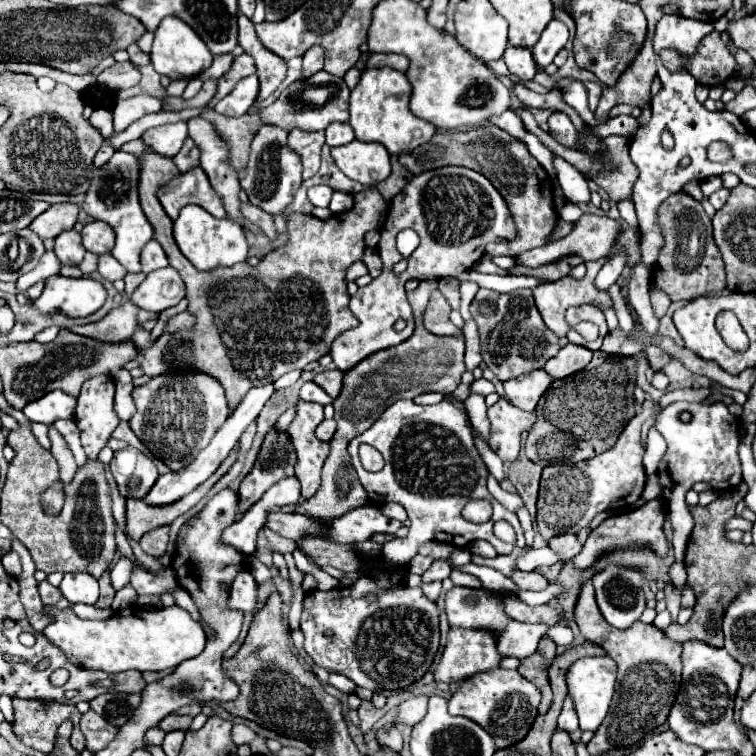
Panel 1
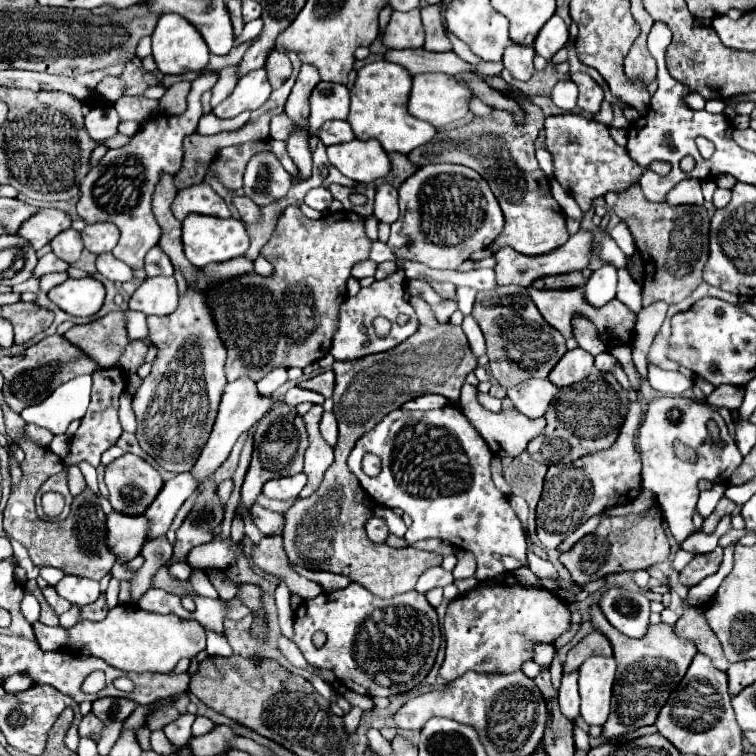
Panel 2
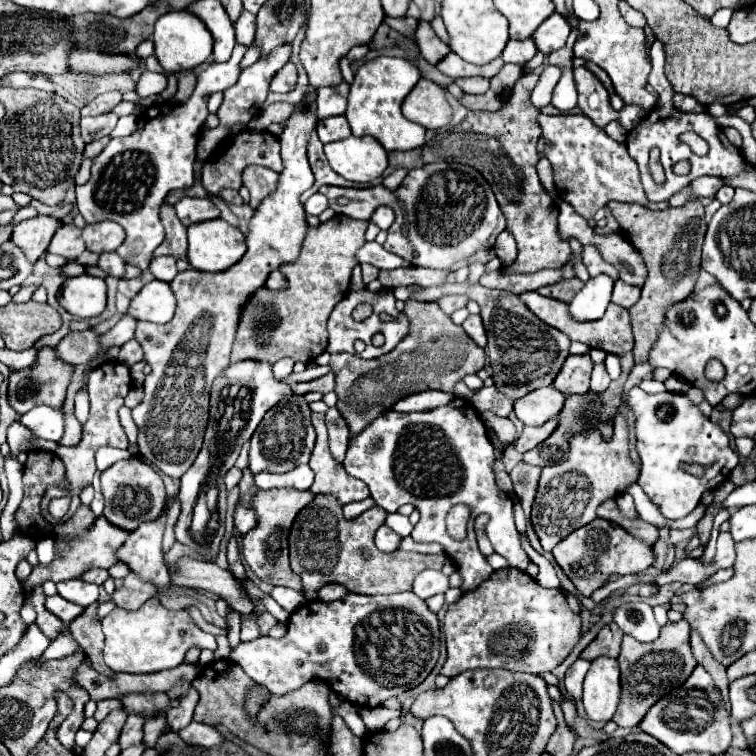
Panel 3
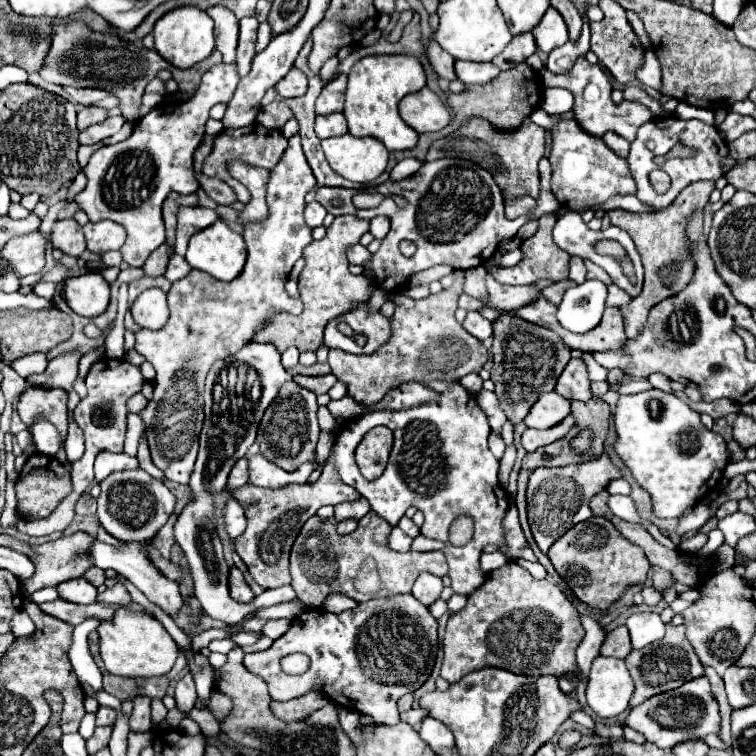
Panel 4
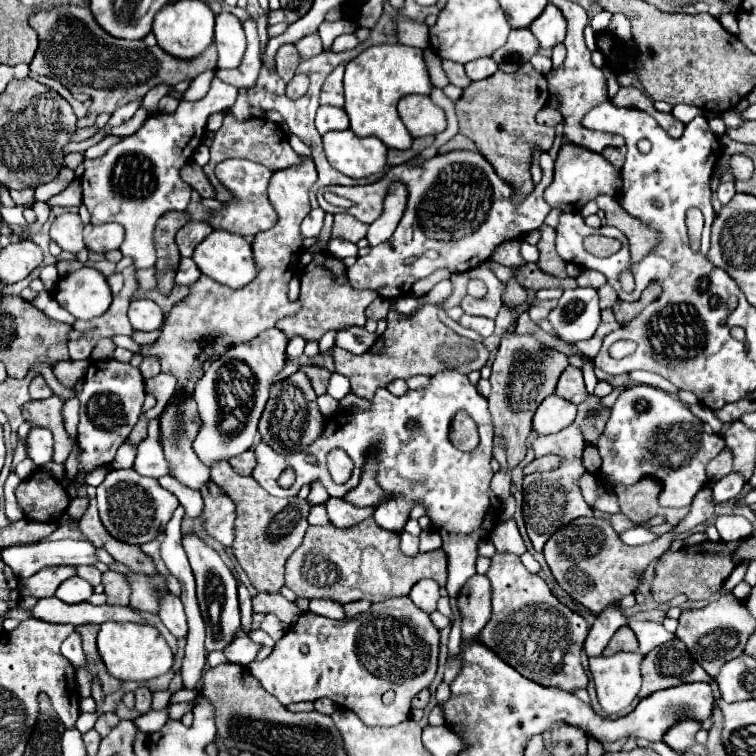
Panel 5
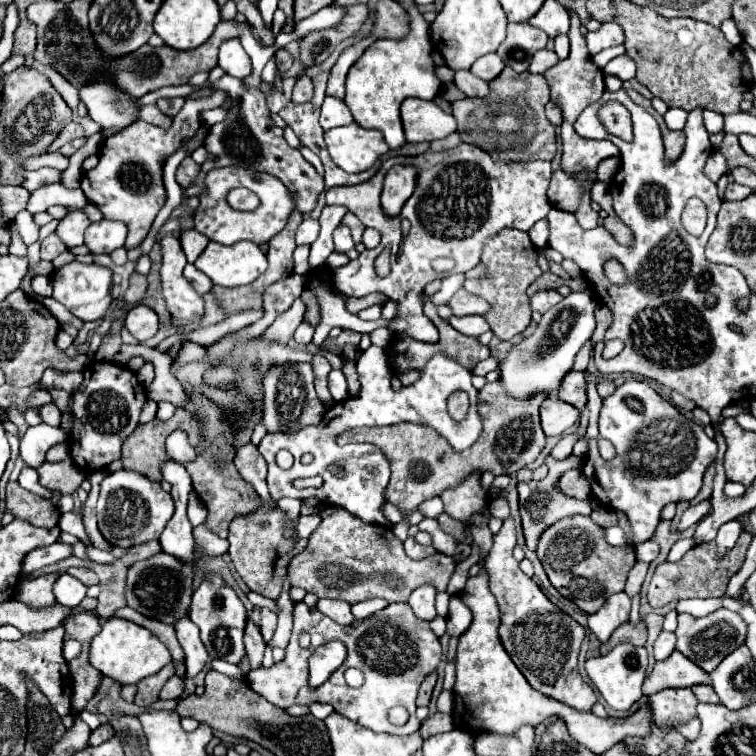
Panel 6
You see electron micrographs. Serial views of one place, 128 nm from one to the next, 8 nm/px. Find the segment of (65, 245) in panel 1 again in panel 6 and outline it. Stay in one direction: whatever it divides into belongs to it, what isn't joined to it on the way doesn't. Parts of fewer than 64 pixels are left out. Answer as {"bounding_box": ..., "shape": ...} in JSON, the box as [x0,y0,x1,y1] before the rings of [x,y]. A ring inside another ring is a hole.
{"bounding_box":[56,210,90,248],"shape":[[[72,210],[68,212],[60,224],[58,224],[58,230],[56,234],[60,236],[60,240],[72,248],[72,246],[80,246],[84,244],[84,230],[90,226],[90,220],[88,216],[82,212],[82,210]]]}

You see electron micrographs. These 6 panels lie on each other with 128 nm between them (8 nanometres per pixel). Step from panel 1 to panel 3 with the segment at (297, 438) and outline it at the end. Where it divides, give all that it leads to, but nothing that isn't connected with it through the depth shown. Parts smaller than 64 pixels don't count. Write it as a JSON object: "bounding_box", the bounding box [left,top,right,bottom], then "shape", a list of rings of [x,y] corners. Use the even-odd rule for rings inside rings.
{"bounding_box":[310,414,370,506],"shape":[[[312,414],[312,424],[316,428],[316,446],[312,452],[310,468],[316,474],[316,480],[312,484],[312,492],[322,492],[322,494],[332,494],[340,506],[346,506],[348,502],[358,502],[366,500],[370,496],[368,486],[362,484],[362,480],[350,478],[346,470],[334,462],[328,450],[328,432],[326,432],[326,420],[324,414]]]}

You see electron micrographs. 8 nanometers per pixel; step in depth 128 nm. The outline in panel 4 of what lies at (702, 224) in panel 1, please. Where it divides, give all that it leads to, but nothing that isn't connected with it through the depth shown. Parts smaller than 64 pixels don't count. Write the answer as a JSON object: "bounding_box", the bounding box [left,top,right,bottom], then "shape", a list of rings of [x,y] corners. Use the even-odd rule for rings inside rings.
{"bounding_box":[608,180,714,338],"shape":[[[714,180],[696,182],[696,184],[690,184],[674,200],[674,204],[668,206],[666,210],[642,212],[642,214],[634,214],[634,212],[626,212],[626,210],[612,210],[612,212],[608,212],[608,216],[612,218],[612,224],[620,226],[622,230],[626,230],[632,236],[632,240],[636,244],[636,250],[638,250],[638,254],[642,258],[644,270],[646,270],[644,290],[640,292],[640,296],[632,298],[630,304],[620,308],[628,338],[638,336],[638,332],[646,326],[648,312],[650,312],[652,306],[656,306],[660,300],[664,300],[668,296],[678,294],[688,284],[688,280],[692,278],[694,260],[692,260],[688,248],[684,246],[684,220],[688,220],[688,216],[696,208],[704,208],[708,204],[708,198],[710,198],[712,190],[714,190]]]}

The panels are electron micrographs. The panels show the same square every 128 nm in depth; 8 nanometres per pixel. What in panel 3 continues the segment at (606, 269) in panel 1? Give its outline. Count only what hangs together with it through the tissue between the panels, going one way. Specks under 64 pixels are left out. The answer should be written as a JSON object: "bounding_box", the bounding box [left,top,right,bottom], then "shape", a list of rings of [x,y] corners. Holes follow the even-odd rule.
{"bounding_box":[568,274,690,394],"shape":[[[606,274],[590,278],[582,286],[582,290],[570,300],[570,304],[568,304],[570,318],[576,322],[600,320],[606,312],[606,306],[610,304],[612,284],[614,284],[612,278]],[[672,376],[668,382],[664,382],[666,384],[666,388],[670,390],[670,392],[678,392],[678,394],[686,394],[688,390],[690,390],[690,384],[686,382],[686,380],[680,380],[680,378],[676,378],[676,376]]]}

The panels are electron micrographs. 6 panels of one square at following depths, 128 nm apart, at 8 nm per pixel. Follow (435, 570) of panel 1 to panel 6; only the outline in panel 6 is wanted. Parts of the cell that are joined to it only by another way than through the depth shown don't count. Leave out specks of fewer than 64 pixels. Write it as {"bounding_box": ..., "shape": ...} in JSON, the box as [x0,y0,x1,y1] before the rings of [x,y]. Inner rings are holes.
{"bounding_box":[408,584,436,620],"shape":[[[428,584],[416,588],[408,600],[412,612],[416,612],[416,616],[420,620],[434,620],[436,618],[436,608],[434,608],[434,598],[436,598],[436,590],[430,588]]]}

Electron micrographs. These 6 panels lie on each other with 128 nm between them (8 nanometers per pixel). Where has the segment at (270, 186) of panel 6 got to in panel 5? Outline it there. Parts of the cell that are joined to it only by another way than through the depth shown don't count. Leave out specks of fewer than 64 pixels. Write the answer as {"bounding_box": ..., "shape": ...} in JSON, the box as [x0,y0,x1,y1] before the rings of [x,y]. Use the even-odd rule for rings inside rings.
{"bounding_box":[206,160,278,238],"shape":[[[224,160],[216,166],[214,174],[222,182],[222,186],[228,188],[234,196],[234,200],[226,202],[222,210],[212,212],[206,218],[206,222],[214,230],[226,230],[230,234],[254,238],[258,232],[270,230],[278,222],[278,214],[268,202],[268,184],[270,184],[270,178],[272,178],[272,170],[268,170],[262,164],[250,162],[250,160]]]}

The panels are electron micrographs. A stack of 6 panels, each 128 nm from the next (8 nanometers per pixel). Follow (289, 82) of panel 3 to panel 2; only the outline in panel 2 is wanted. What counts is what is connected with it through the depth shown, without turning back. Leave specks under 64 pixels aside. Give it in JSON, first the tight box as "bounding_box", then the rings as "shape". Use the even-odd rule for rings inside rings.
{"bounding_box":[266,52,292,88],"shape":[[[272,52],[268,56],[266,70],[268,70],[268,80],[270,80],[272,88],[280,88],[288,80],[288,76],[292,74],[290,58],[284,52]]]}

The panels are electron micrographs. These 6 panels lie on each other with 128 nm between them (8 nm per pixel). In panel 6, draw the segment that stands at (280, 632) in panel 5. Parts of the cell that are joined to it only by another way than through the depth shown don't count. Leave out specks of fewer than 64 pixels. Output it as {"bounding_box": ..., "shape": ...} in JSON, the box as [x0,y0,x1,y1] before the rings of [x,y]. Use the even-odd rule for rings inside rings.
{"bounding_box":[260,608,276,642],"shape":[[[260,608],[260,614],[262,614],[262,622],[260,622],[260,632],[264,636],[266,642],[270,642],[274,630],[276,630],[276,614],[268,608]]]}

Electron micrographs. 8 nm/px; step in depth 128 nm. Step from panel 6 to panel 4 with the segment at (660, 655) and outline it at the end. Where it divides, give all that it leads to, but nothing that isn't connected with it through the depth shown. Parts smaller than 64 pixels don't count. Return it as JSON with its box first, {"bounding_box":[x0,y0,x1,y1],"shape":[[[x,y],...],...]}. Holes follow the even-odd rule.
{"bounding_box":[626,612,666,648],"shape":[[[654,612],[632,614],[626,620],[626,626],[630,630],[630,638],[632,638],[634,648],[644,648],[650,642],[656,642],[656,640],[664,638],[664,628],[666,628],[666,624]]]}

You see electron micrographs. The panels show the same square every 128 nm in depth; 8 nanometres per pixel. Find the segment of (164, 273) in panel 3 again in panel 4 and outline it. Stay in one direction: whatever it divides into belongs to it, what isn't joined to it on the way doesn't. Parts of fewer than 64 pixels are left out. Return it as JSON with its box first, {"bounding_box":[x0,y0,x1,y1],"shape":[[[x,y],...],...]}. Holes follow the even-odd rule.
{"bounding_box":[164,254,192,282],"shape":[[[174,254],[174,256],[170,258],[170,262],[168,262],[168,268],[166,268],[164,278],[168,278],[170,282],[176,282],[176,280],[182,280],[184,276],[188,276],[190,270],[192,270],[192,266],[186,262],[186,258]]]}

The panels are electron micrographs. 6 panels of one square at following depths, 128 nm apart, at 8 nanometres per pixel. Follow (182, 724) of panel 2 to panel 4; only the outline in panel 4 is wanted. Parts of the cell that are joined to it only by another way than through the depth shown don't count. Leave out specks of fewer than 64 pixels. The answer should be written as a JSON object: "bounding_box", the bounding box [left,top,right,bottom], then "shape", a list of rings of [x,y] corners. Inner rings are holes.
{"bounding_box":[176,672,196,712],"shape":[[[192,672],[186,674],[178,684],[176,684],[176,706],[182,710],[182,712],[188,712],[194,708],[196,704],[196,688],[194,688],[194,678],[192,678]]]}

